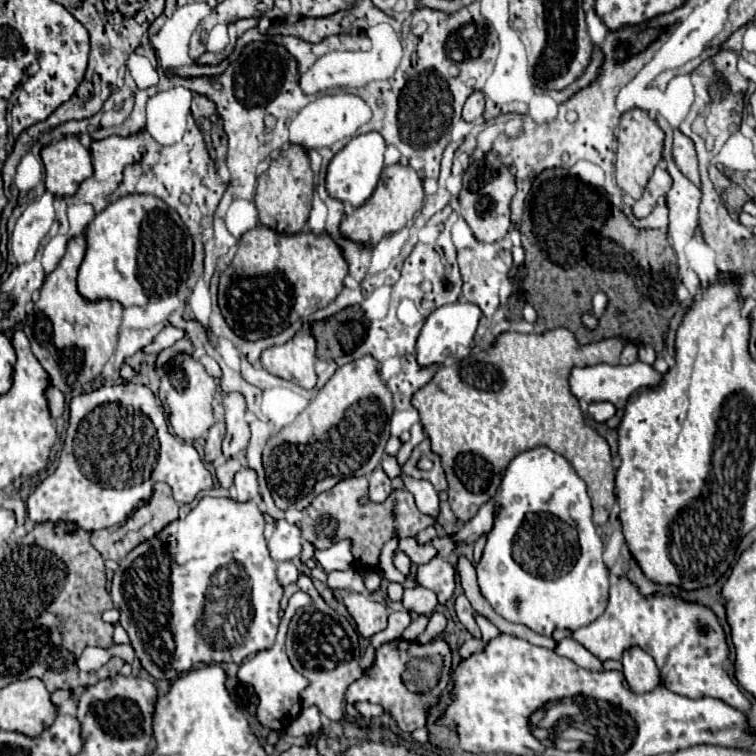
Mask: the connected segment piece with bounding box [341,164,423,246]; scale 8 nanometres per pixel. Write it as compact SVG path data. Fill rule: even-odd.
M391 164L383 168L379 184L371 198L355 208L351 216L345 216L341 222L341 232L357 242L363 242L367 246L375 246L381 238L405 228L405 224L415 216L415 212L423 206L423 180L415 168L409 164Z

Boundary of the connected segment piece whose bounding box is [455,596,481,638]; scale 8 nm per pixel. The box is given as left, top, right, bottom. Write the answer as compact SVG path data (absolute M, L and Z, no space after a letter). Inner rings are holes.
M459 596L457 602L455 602L455 610L457 610L457 618L459 622L475 636L475 638L481 638L481 632L479 632L479 626L475 624L475 618L473 618L473 608L471 608L471 602L465 598L465 596Z

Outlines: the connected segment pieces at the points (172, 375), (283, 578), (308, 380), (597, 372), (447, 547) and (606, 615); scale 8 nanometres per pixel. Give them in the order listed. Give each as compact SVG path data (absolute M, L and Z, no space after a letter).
M179 352L175 354L165 366L163 366L163 376L161 376L161 388L159 388L159 398L163 402L163 408L169 416L169 422L175 430L175 434L183 440L197 440L201 438L213 424L213 396L215 396L215 380L213 376L207 374L201 362L197 362L191 354Z
M279 562L277 564L277 578L279 578L279 582L283 584L283 586L289 586L289 584L293 584L293 582L297 582L297 578L299 578L299 570L297 570L297 566L293 564L293 562Z
M297 332L289 342L279 344L279 346L271 346L261 354L261 366L267 372L271 372L279 378L285 378L285 380L293 380L295 384L299 384L307 390L315 388L315 382L317 382L313 364L315 364L315 338L311 334L303 334L303 332Z
M633 362L629 366L609 366L609 364L593 364L593 366L575 366L571 370L569 376L569 384L571 384L571 392L579 398L585 400L587 404L591 402L611 402L615 408L623 408L627 404L627 398L637 392L639 388L647 388L647 386L657 386L661 382L661 374L645 364L645 362Z
M435 538L433 546L439 548L439 554L429 564L419 566L415 572L415 578L419 586L433 590L439 602L445 604L451 598L455 588L455 570L447 562L447 556L453 550L453 538Z
M621 576L617 584L611 586L607 610L589 626L575 630L573 638L601 660L621 660L621 652L635 644L655 660L661 672L661 684L671 692L687 698L711 696L745 714L751 712L751 700L739 690L729 672L723 668L723 662L729 658L723 626L713 610L703 604L671 598L663 592L645 596L627 576Z

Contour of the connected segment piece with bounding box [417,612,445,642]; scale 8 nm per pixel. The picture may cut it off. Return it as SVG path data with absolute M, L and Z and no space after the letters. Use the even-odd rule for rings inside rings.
M435 612L435 614L431 616L431 622L429 622L427 630L417 638L417 642L429 642L429 640L431 640L431 636L441 634L443 630L445 630L445 614Z

